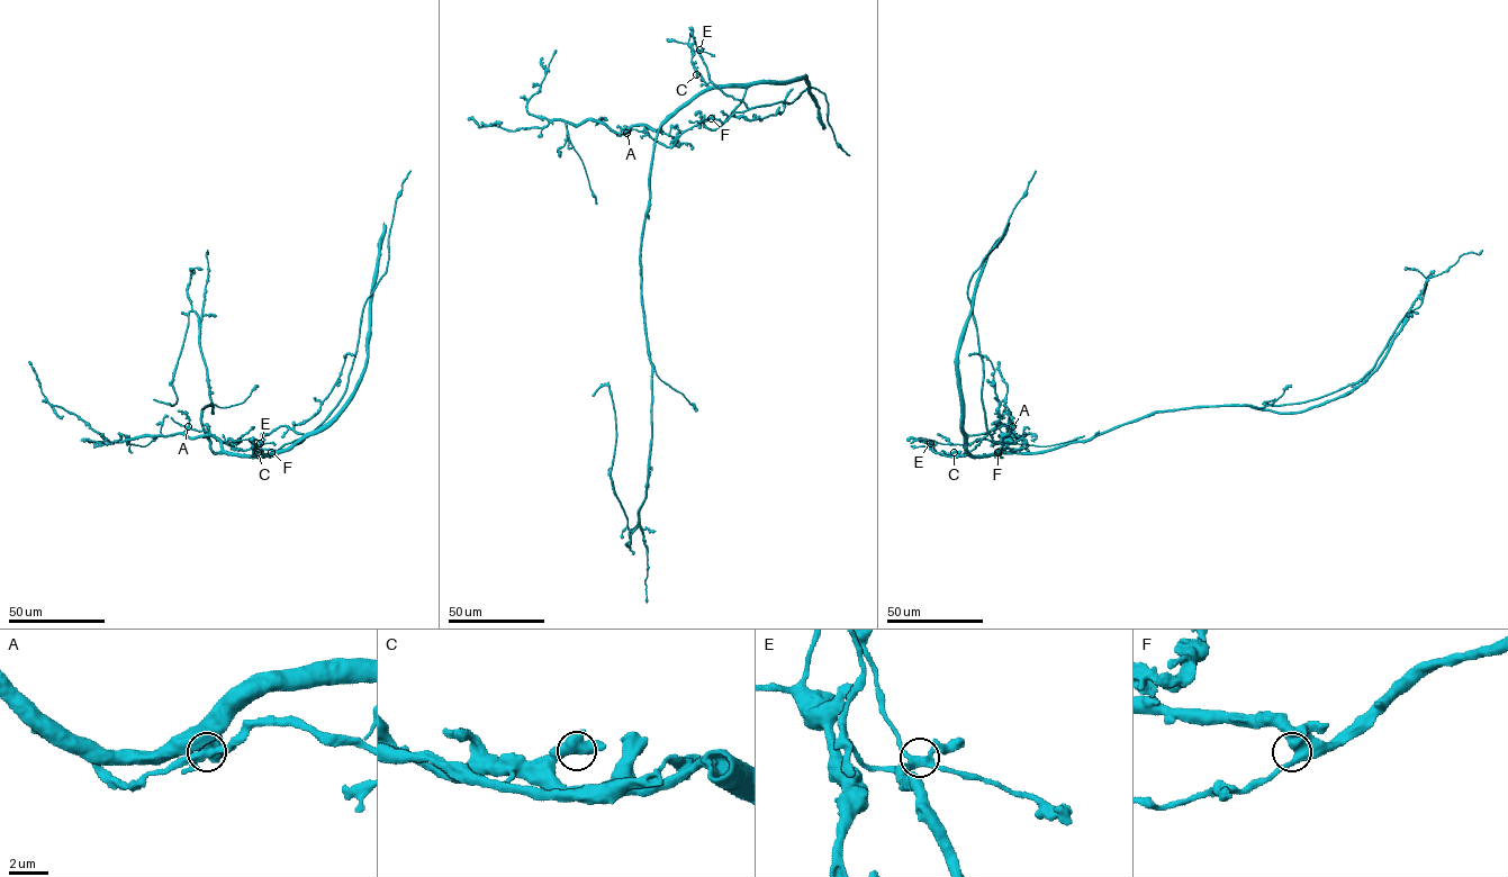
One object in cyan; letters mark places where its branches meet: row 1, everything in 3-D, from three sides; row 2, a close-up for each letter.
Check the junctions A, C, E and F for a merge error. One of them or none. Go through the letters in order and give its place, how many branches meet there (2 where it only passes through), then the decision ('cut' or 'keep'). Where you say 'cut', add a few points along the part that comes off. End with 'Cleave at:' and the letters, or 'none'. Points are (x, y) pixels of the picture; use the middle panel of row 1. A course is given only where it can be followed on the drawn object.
A: place (626, 133); branches 4; cut; course (626, 132), (670, 146), (711, 118), (791, 104), (807, 88), (823, 93), (849, 155)
C: place (696, 74); branches 3; keep
E: place (700, 50); branches 4; keep
F: place (711, 118); branches 3; keep
Cleave at: A

